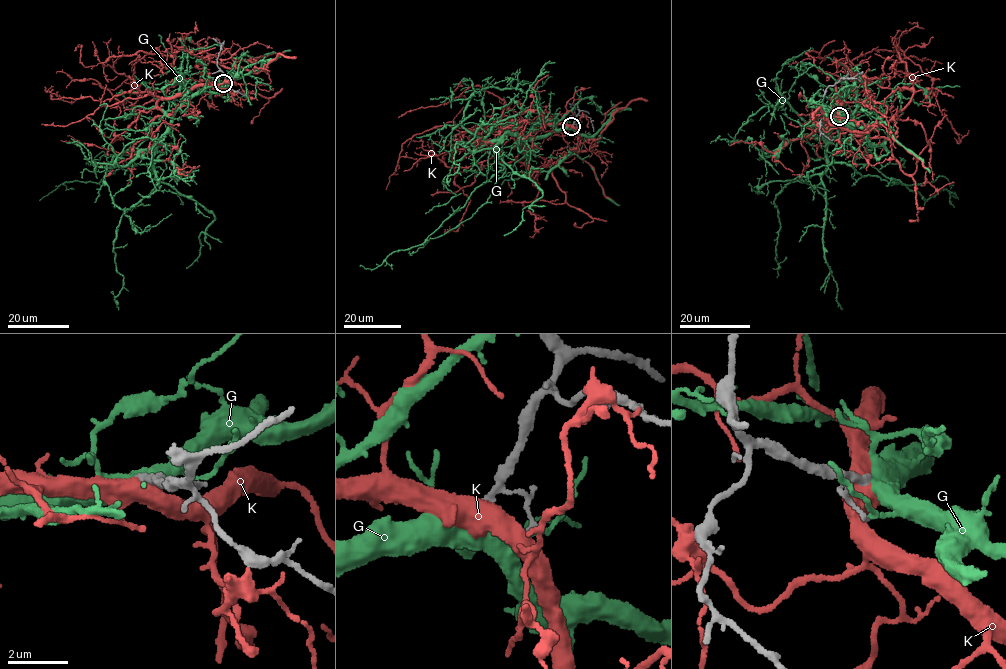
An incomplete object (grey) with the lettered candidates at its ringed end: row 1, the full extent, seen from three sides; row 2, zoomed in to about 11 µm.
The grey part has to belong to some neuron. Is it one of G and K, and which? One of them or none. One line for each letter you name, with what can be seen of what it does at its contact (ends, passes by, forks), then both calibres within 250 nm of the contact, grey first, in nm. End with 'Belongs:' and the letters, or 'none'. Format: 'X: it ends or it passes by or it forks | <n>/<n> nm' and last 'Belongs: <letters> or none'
Belongs: none

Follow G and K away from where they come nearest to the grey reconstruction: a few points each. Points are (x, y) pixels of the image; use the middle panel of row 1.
G: (571, 126), (532, 138), (506, 134), (495, 149), (503, 168), (422, 244), (392, 251), (372, 269), (359, 266)
K: (571, 125), (579, 140), (575, 152), (536, 167), (455, 144), (453, 182), (470, 201), (458, 230), (450, 232)

